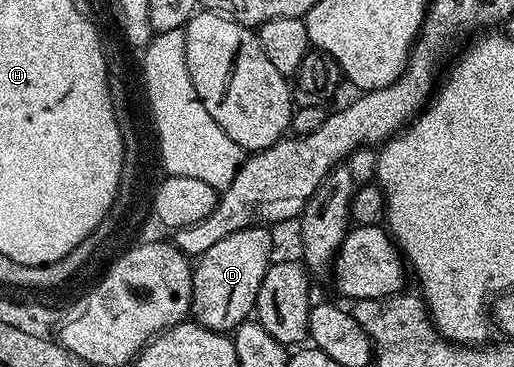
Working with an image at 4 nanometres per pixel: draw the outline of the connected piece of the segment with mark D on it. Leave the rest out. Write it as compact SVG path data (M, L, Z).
M267 226L247 227L238 229L238 233L230 233L217 241L206 253L202 253L192 268L192 310L191 318L200 326L211 331L225 333L235 332L237 327L249 322L250 316L256 309L256 298L262 277L266 273L272 251L272 235Z

